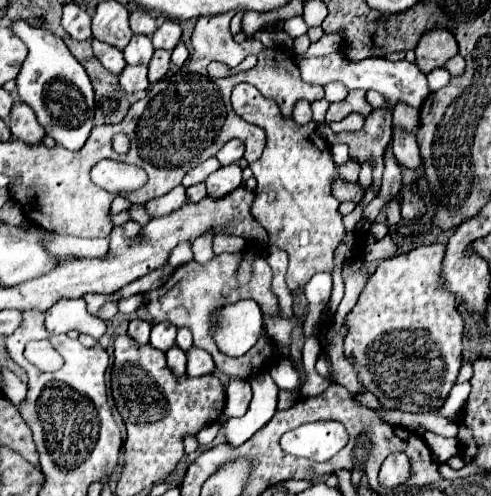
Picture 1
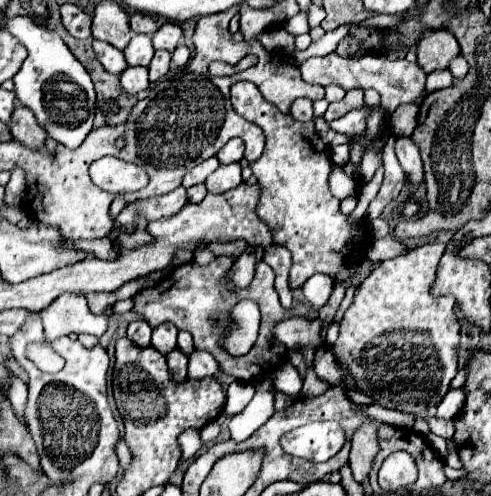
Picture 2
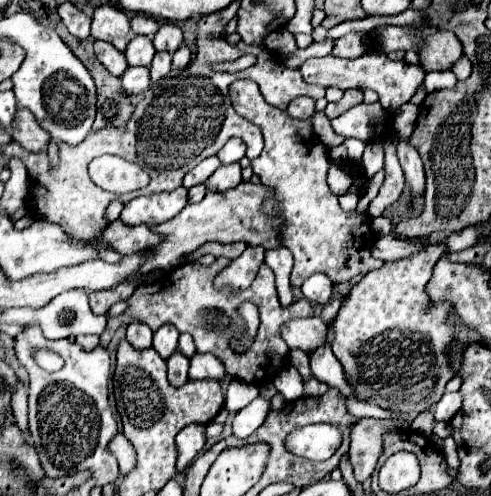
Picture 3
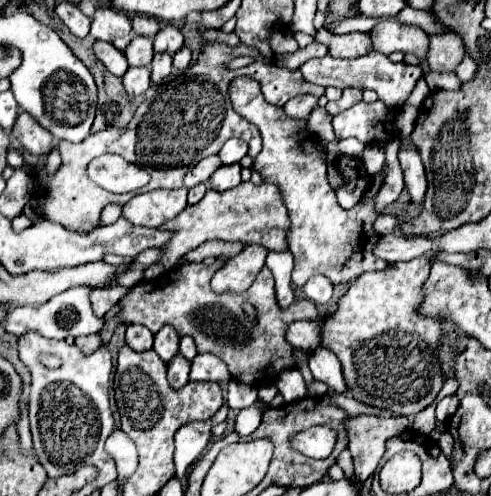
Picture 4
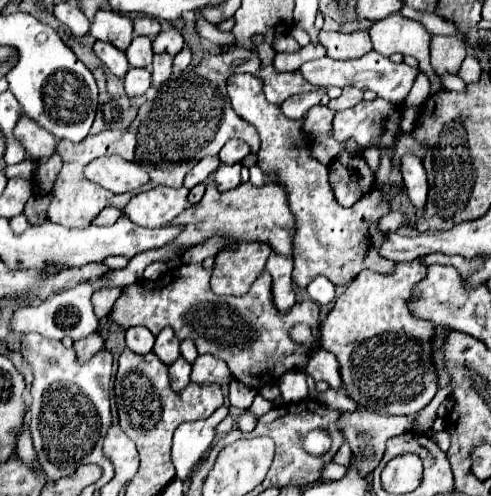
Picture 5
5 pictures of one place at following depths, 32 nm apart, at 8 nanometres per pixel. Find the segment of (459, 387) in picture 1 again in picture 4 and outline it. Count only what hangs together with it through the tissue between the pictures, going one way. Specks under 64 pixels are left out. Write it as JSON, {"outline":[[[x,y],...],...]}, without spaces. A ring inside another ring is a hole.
{"outline":[[[456,394],[448,395],[443,398],[436,407],[436,420],[446,421],[450,418],[459,406],[459,399]]]}

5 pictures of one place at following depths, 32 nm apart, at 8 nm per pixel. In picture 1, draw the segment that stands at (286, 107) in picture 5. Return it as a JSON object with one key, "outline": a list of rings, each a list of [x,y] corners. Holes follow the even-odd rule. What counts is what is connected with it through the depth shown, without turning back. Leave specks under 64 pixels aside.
{"outline":[[[300,100],[300,104],[296,104],[296,108],[294,108],[292,118],[294,118],[294,122],[298,122],[298,124],[306,124],[306,122],[310,122],[310,118],[312,118],[310,102]]]}

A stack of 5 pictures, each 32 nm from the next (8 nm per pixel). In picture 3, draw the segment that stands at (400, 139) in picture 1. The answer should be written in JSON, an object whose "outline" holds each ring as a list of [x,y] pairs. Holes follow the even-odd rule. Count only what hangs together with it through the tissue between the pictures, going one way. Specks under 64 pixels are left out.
{"outline":[[[400,140],[396,146],[396,154],[398,154],[406,182],[412,188],[412,192],[414,194],[424,192],[424,168],[422,168],[422,160],[420,160],[418,150],[408,140]]]}

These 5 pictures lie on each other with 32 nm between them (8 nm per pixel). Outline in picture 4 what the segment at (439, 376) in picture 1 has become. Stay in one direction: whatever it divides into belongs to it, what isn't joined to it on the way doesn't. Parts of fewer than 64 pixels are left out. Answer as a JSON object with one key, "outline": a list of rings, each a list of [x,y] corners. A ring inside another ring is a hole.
{"outline":[[[430,250],[414,260],[408,260],[408,262],[394,262],[390,264],[386,270],[380,270],[380,272],[364,272],[360,276],[360,280],[356,280],[348,292],[338,300],[338,310],[324,322],[324,340],[322,340],[322,346],[330,348],[336,358],[342,362],[342,372],[344,372],[344,378],[346,378],[346,384],[352,392],[352,396],[364,404],[370,404],[370,406],[378,406],[380,410],[384,412],[392,412],[392,414],[400,414],[400,416],[410,416],[410,414],[418,414],[420,410],[428,408],[436,396],[440,394],[442,386],[444,386],[444,372],[442,372],[442,364],[438,360],[438,348],[442,344],[442,338],[446,336],[446,328],[444,328],[444,320],[440,316],[424,316],[418,312],[418,306],[422,304],[424,300],[424,292],[422,292],[422,284],[428,280],[430,276],[430,266],[432,266],[432,260],[438,252],[436,250]]]}

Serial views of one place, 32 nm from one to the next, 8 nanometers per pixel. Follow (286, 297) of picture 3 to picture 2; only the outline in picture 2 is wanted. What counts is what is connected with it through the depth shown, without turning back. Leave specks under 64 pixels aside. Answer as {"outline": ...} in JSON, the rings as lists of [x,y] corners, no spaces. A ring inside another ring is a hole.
{"outline":[[[270,246],[264,250],[264,262],[272,266],[276,280],[274,280],[274,290],[280,296],[282,308],[290,310],[292,308],[292,290],[288,288],[288,270],[290,270],[290,252],[280,246]]]}

